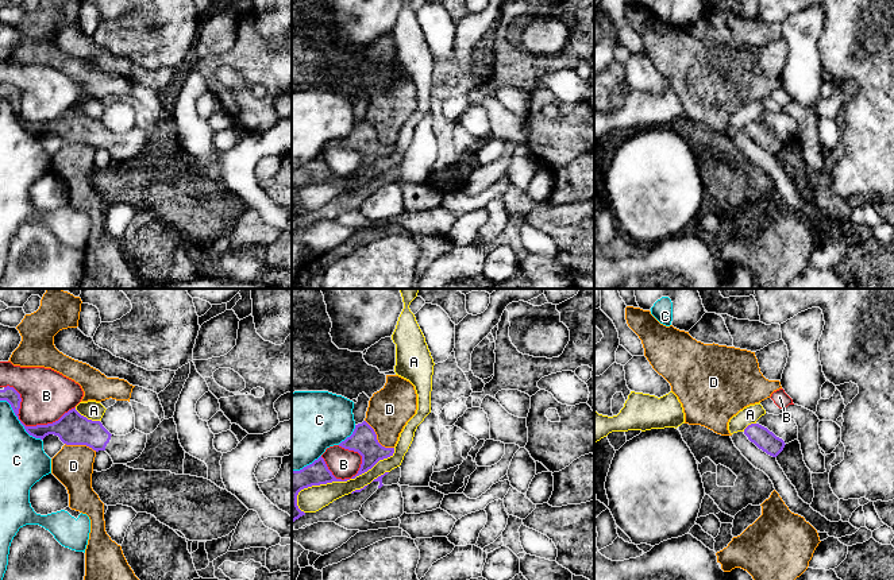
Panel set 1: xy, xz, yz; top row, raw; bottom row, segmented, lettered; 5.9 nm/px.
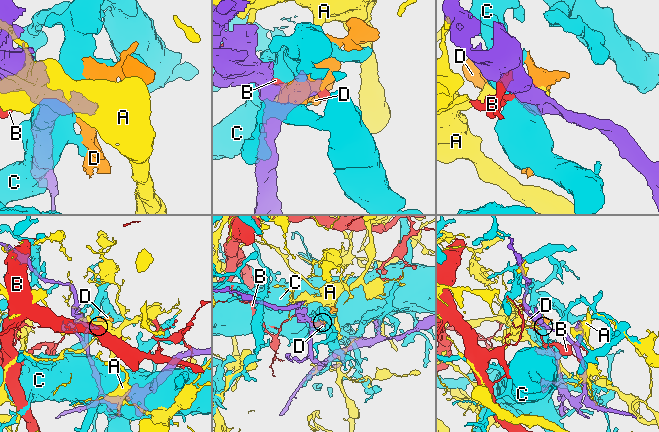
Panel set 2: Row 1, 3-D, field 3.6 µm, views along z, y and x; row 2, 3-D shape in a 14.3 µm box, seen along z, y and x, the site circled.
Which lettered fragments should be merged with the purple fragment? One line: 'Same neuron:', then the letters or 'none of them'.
Same neuron: none of them

